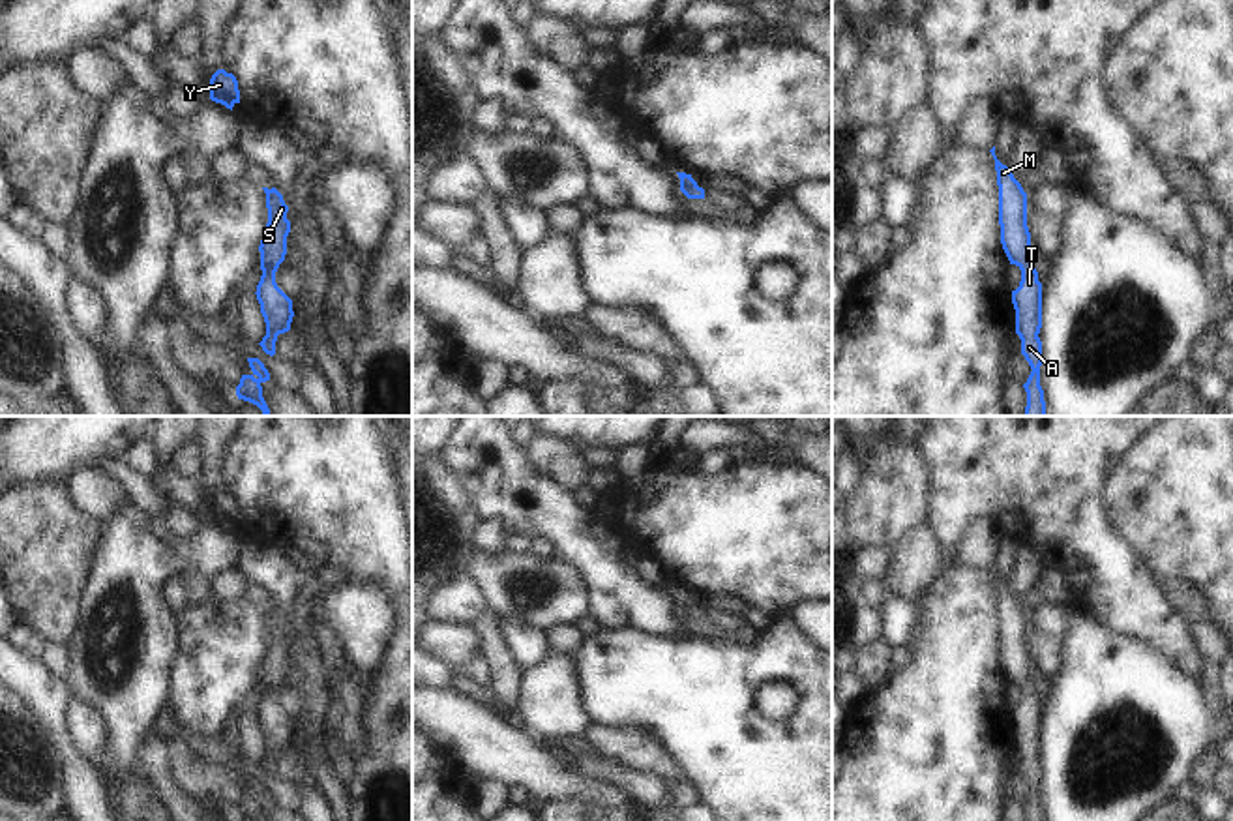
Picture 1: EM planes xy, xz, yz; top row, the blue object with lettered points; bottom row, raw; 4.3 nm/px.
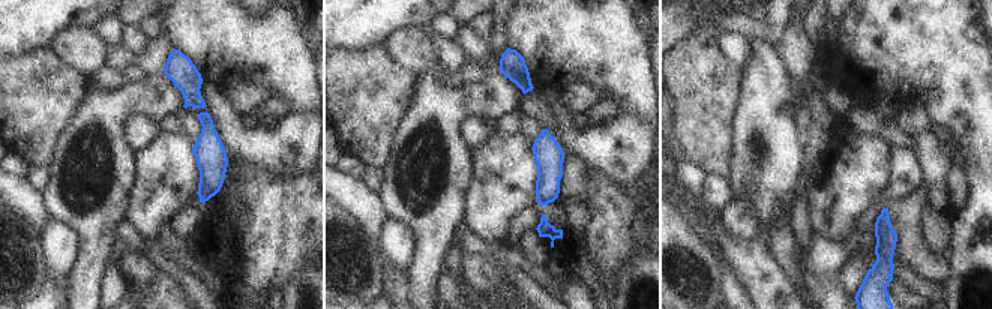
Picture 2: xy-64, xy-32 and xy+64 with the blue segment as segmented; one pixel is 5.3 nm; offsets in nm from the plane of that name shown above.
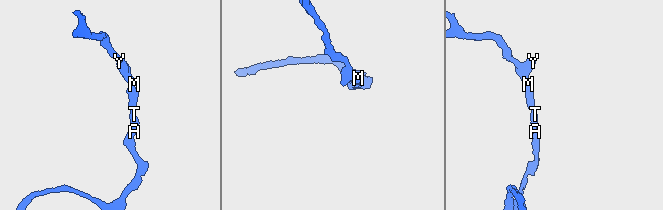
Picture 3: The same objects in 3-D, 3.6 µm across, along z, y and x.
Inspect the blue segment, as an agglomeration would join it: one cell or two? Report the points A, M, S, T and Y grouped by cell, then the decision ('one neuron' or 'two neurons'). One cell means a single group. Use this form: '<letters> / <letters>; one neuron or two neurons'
A M S T Y; one neuron

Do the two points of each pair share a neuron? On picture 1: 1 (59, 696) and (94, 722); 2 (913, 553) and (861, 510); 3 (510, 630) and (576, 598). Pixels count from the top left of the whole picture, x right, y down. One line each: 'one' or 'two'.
1: two
2: two
3: two

